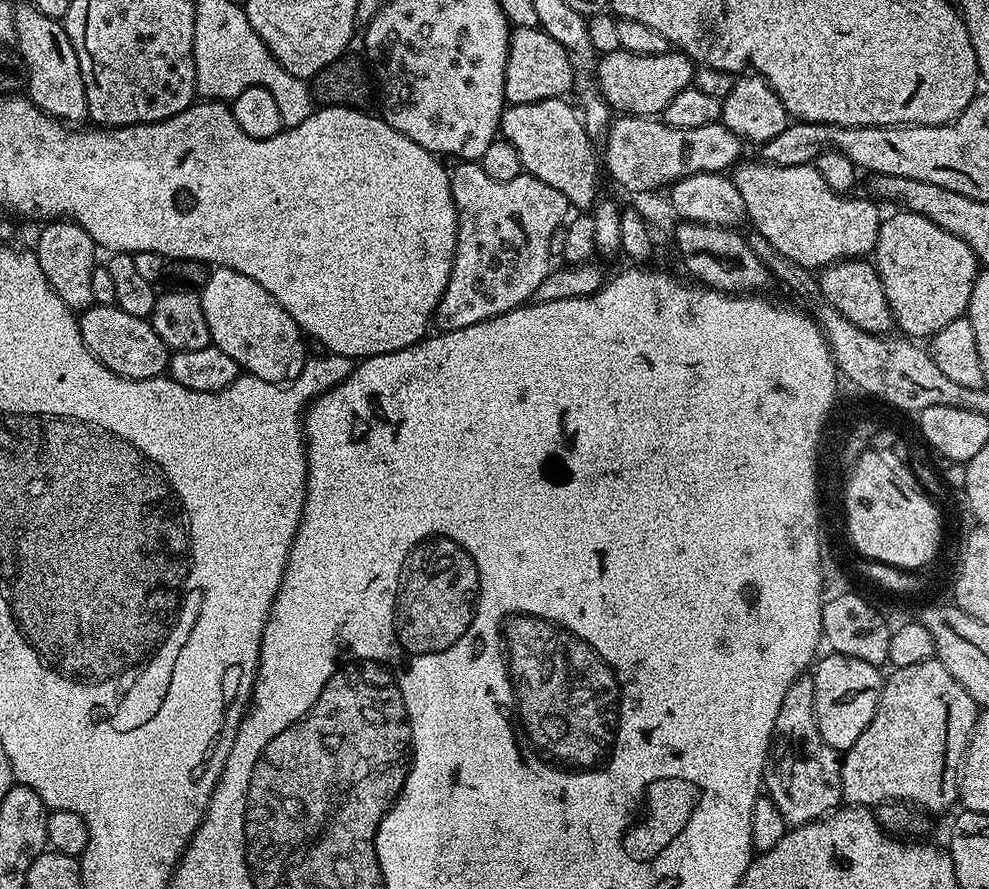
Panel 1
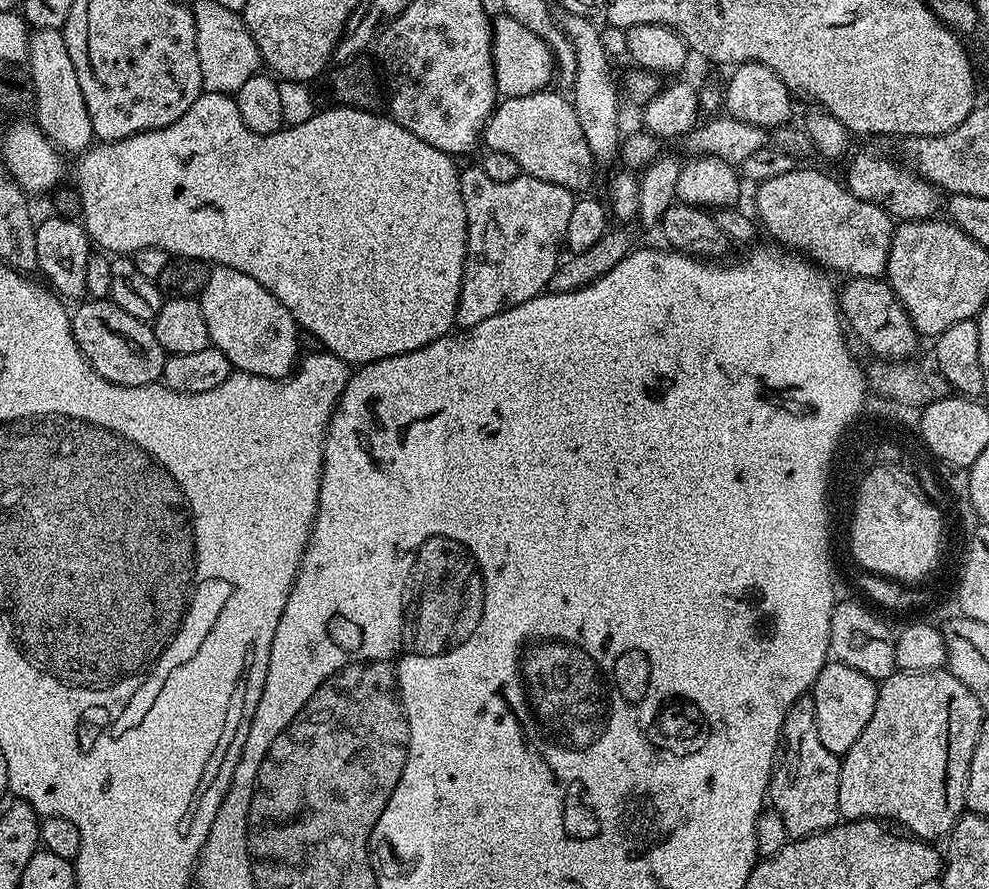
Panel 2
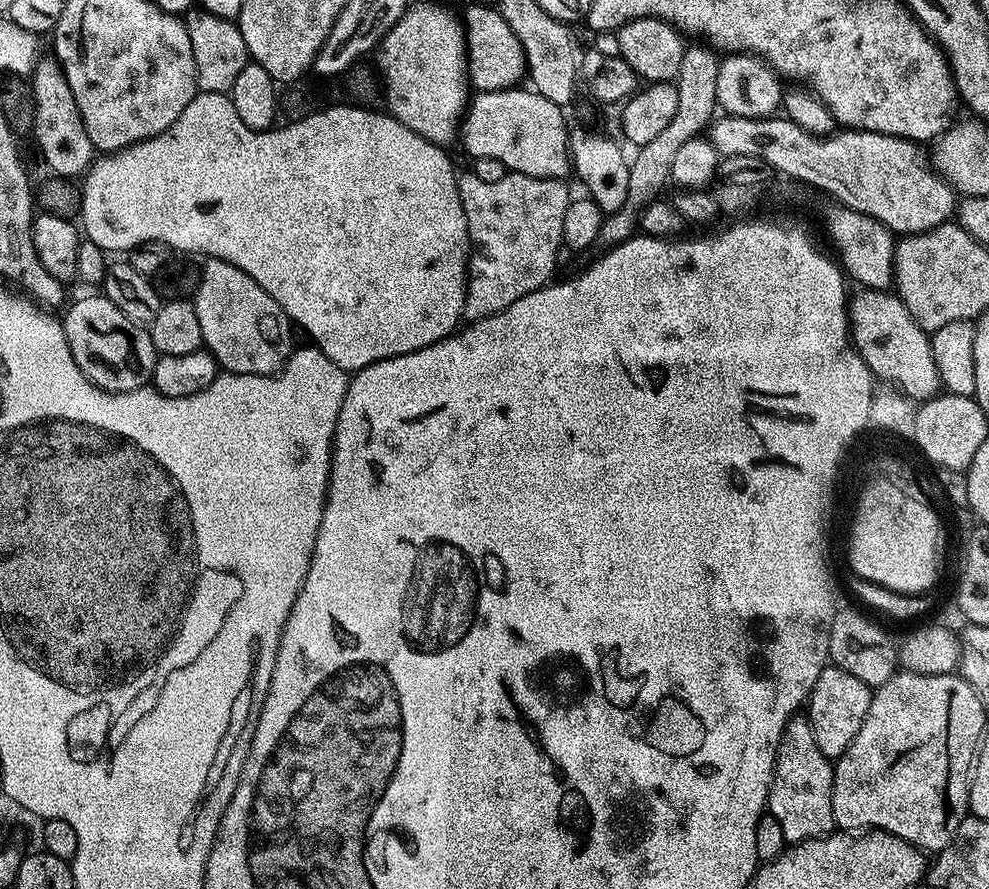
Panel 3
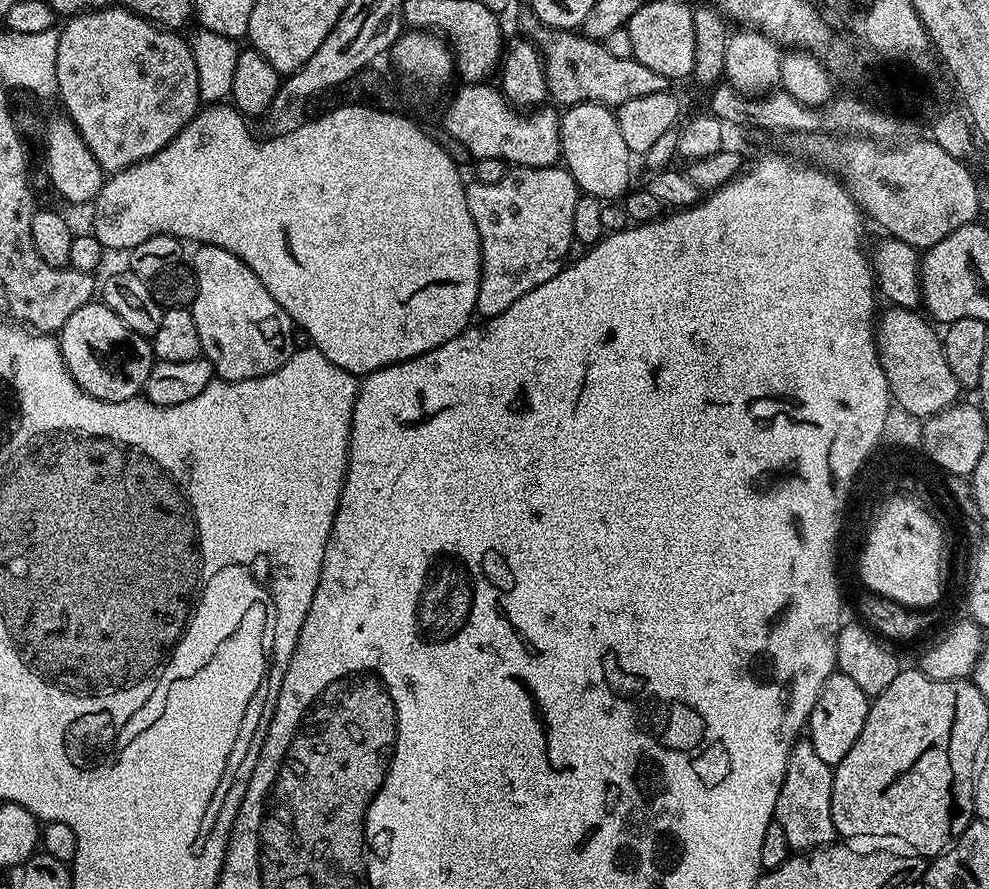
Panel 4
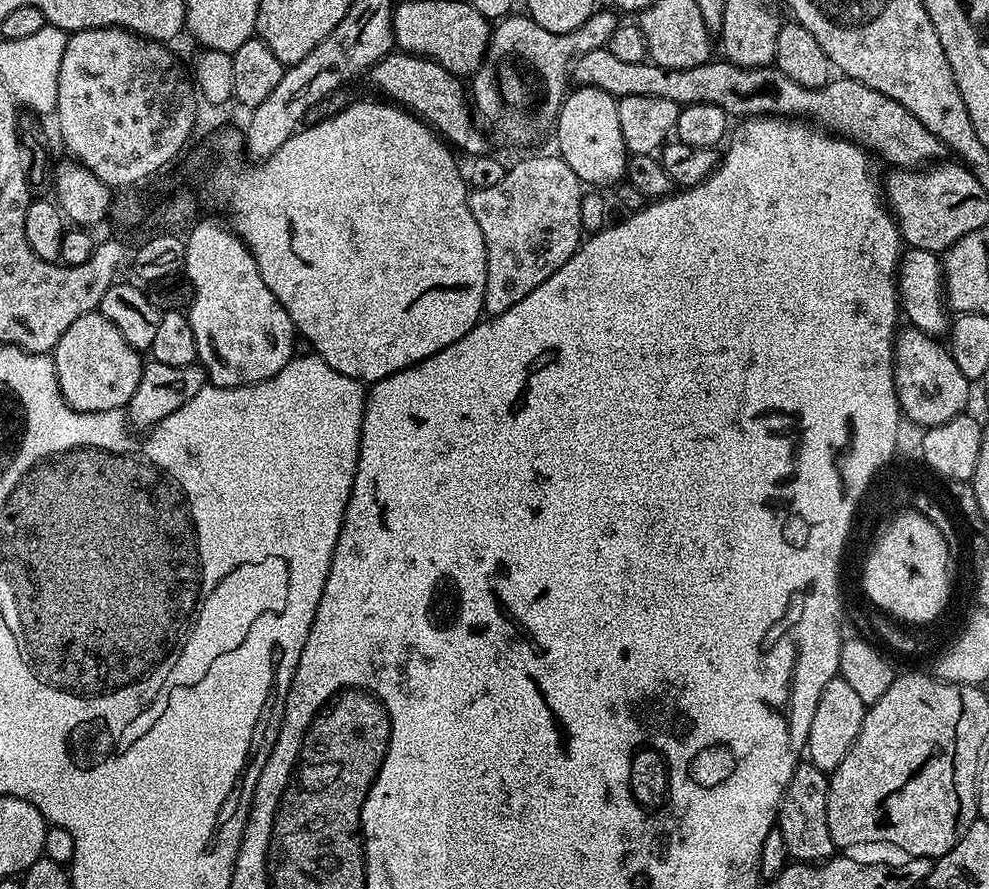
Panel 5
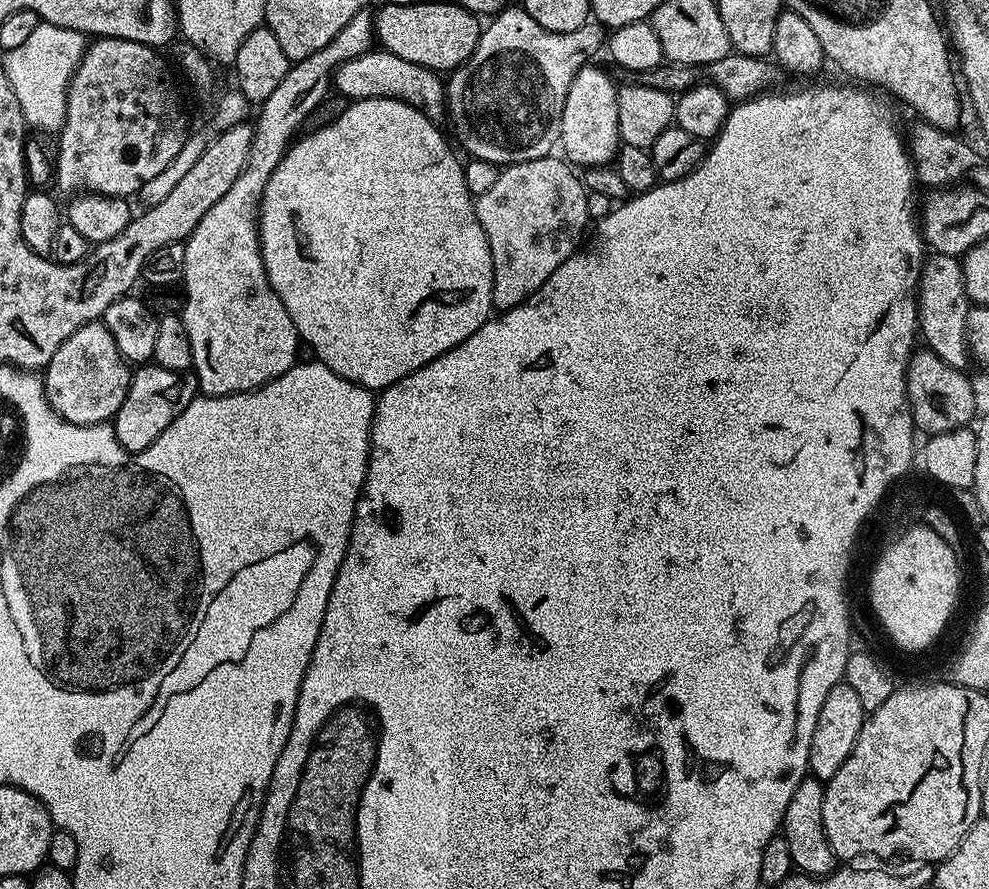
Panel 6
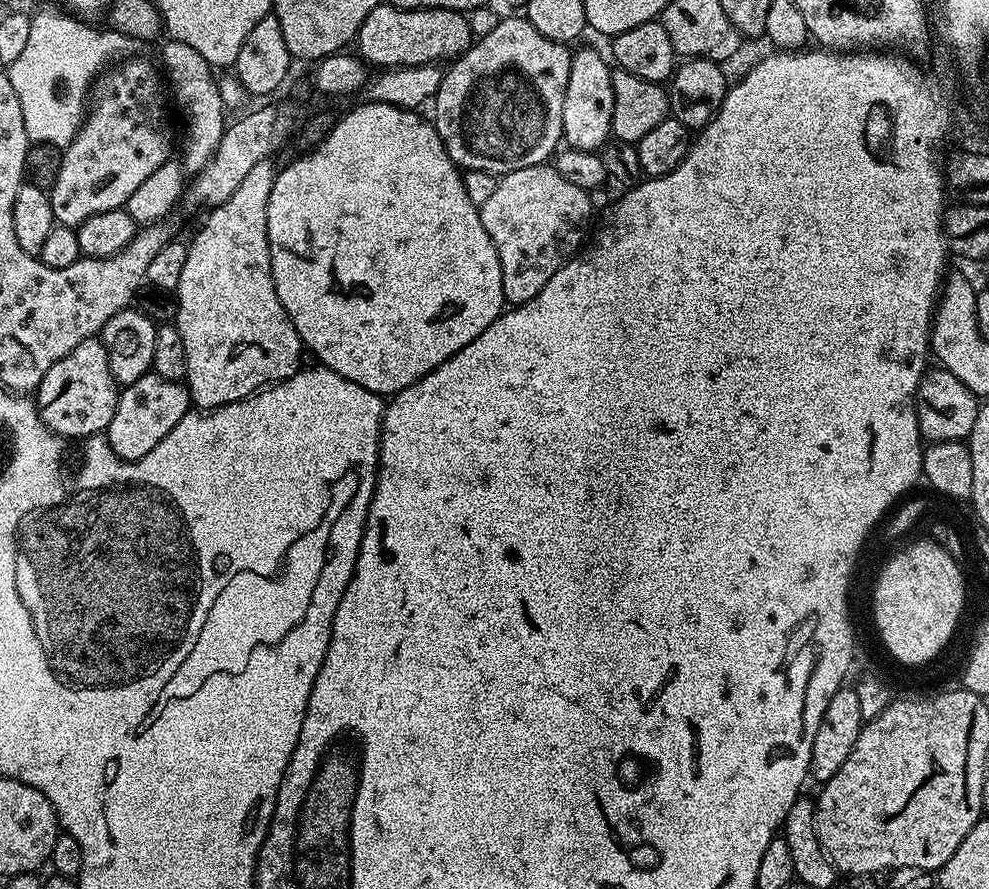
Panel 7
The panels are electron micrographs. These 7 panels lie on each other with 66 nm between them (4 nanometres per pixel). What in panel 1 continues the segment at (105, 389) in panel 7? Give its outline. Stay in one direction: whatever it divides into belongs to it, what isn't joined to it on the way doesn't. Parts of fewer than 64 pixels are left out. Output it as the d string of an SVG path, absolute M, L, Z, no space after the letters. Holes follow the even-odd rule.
M93 303L91 308L79 313L78 319L82 342L100 359L101 364L114 370L114 374L131 380L149 380L165 375L170 350L145 317L126 314L126 310L111 304Z

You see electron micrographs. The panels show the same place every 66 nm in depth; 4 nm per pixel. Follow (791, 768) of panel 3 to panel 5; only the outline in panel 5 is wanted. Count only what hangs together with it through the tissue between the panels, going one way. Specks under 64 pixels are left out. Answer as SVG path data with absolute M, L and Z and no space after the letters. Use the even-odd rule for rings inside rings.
M802 762L786 786L778 813L778 831L786 838L786 850L793 861L819 864L837 855L836 843L830 838L830 822L826 822L828 777L829 773L818 770L818 766Z

